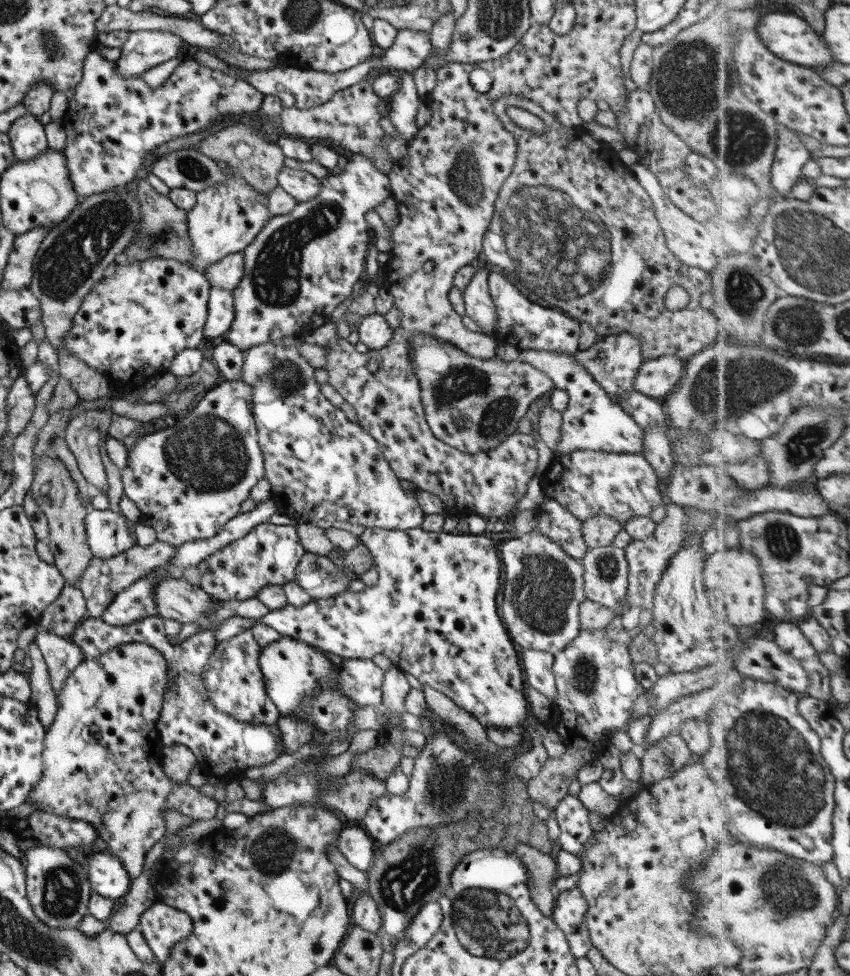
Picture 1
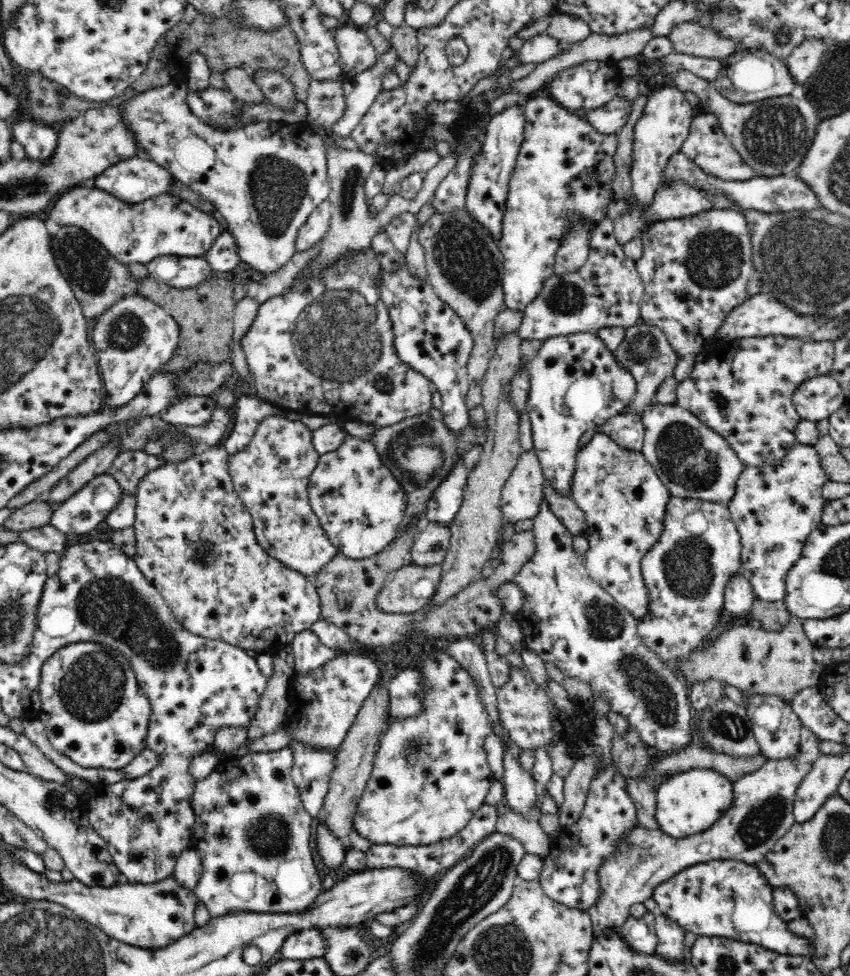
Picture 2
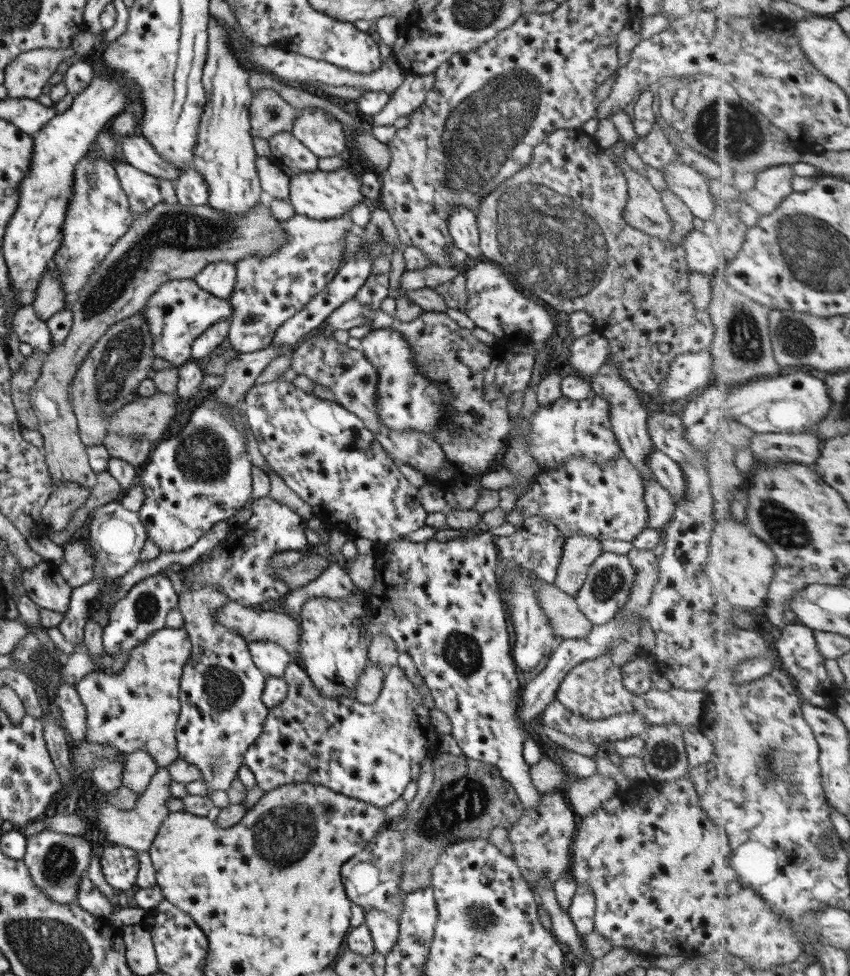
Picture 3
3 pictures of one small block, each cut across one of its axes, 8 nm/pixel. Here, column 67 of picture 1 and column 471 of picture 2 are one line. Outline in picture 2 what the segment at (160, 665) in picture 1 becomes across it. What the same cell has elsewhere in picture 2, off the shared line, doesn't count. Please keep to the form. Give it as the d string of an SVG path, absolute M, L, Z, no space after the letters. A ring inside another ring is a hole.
M446 651L432 654L419 673L423 680L421 709L415 715L394 717L387 723L377 744L370 778L357 802L353 829L371 845L428 846L452 838L486 803L485 797L495 779L484 748L484 742L494 733L494 727L476 679L472 679L468 669Z

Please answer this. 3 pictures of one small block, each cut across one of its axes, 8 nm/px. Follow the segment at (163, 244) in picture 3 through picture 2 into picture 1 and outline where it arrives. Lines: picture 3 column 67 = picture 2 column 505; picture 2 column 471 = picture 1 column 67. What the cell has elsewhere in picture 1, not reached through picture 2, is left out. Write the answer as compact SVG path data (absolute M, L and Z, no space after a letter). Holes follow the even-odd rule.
M48 455L41 456L37 462L32 463L32 484L29 490L35 503L38 504L49 527L47 546L51 550L54 563L64 582L71 582L76 586L77 580L83 574L87 565L94 558L86 544L86 532L84 531L84 519L86 511L79 502L77 488L73 484L69 472L58 458L50 458Z

